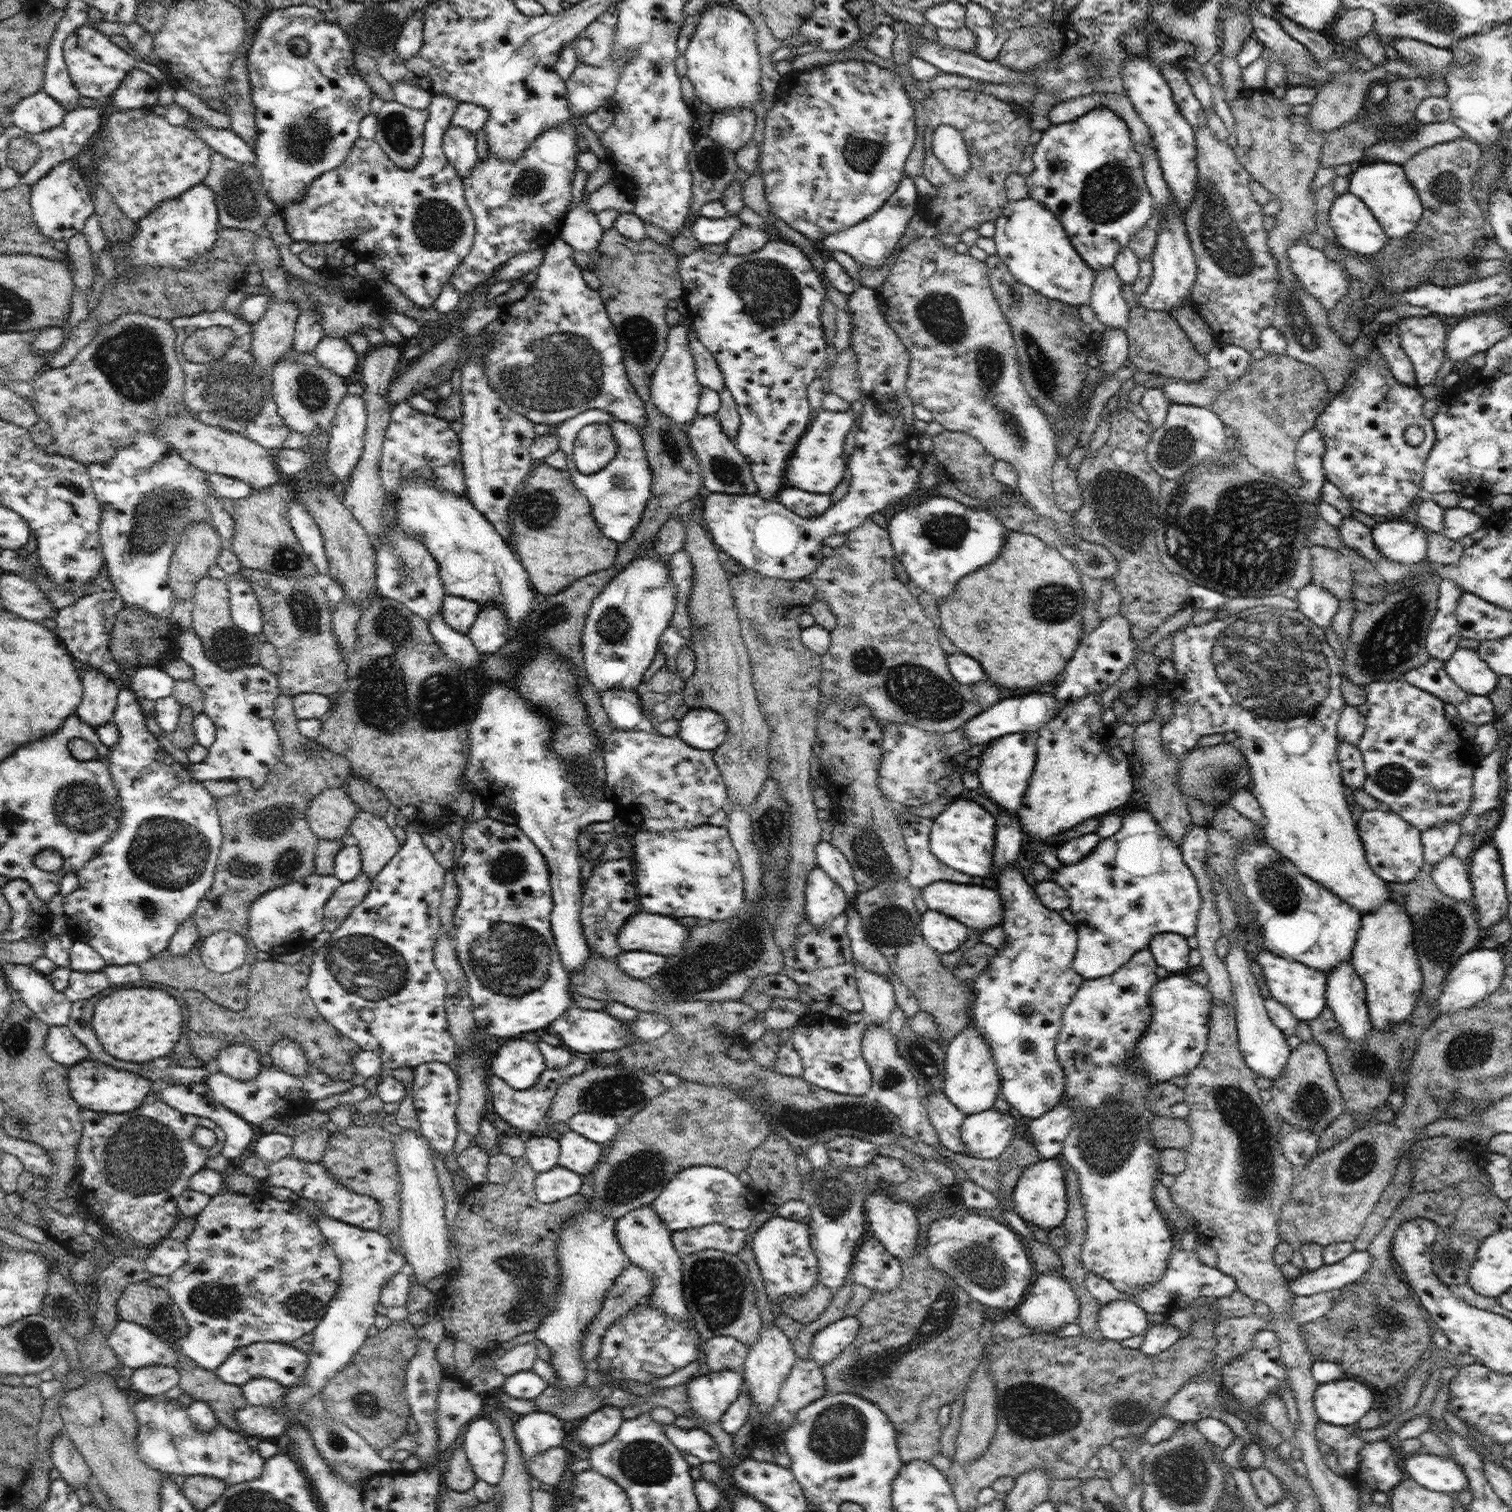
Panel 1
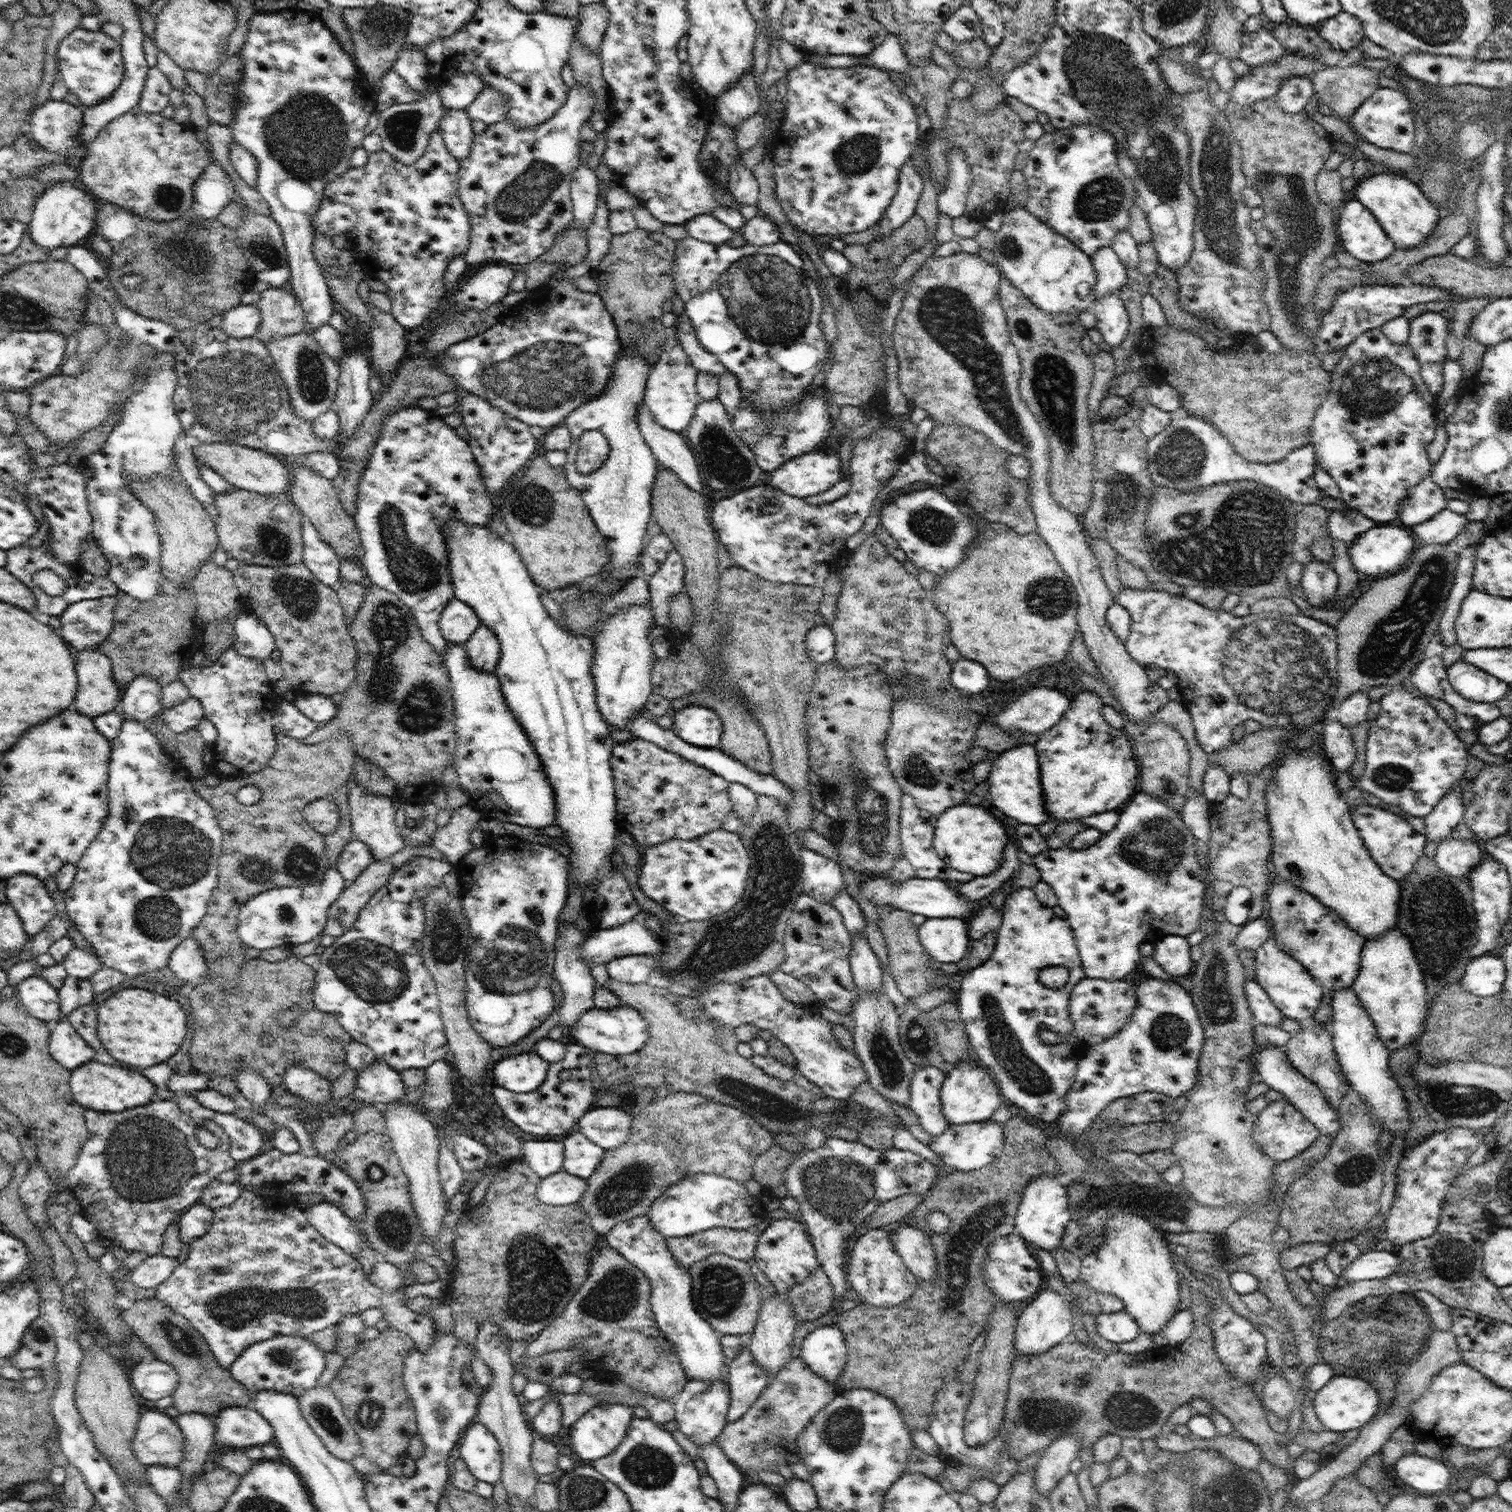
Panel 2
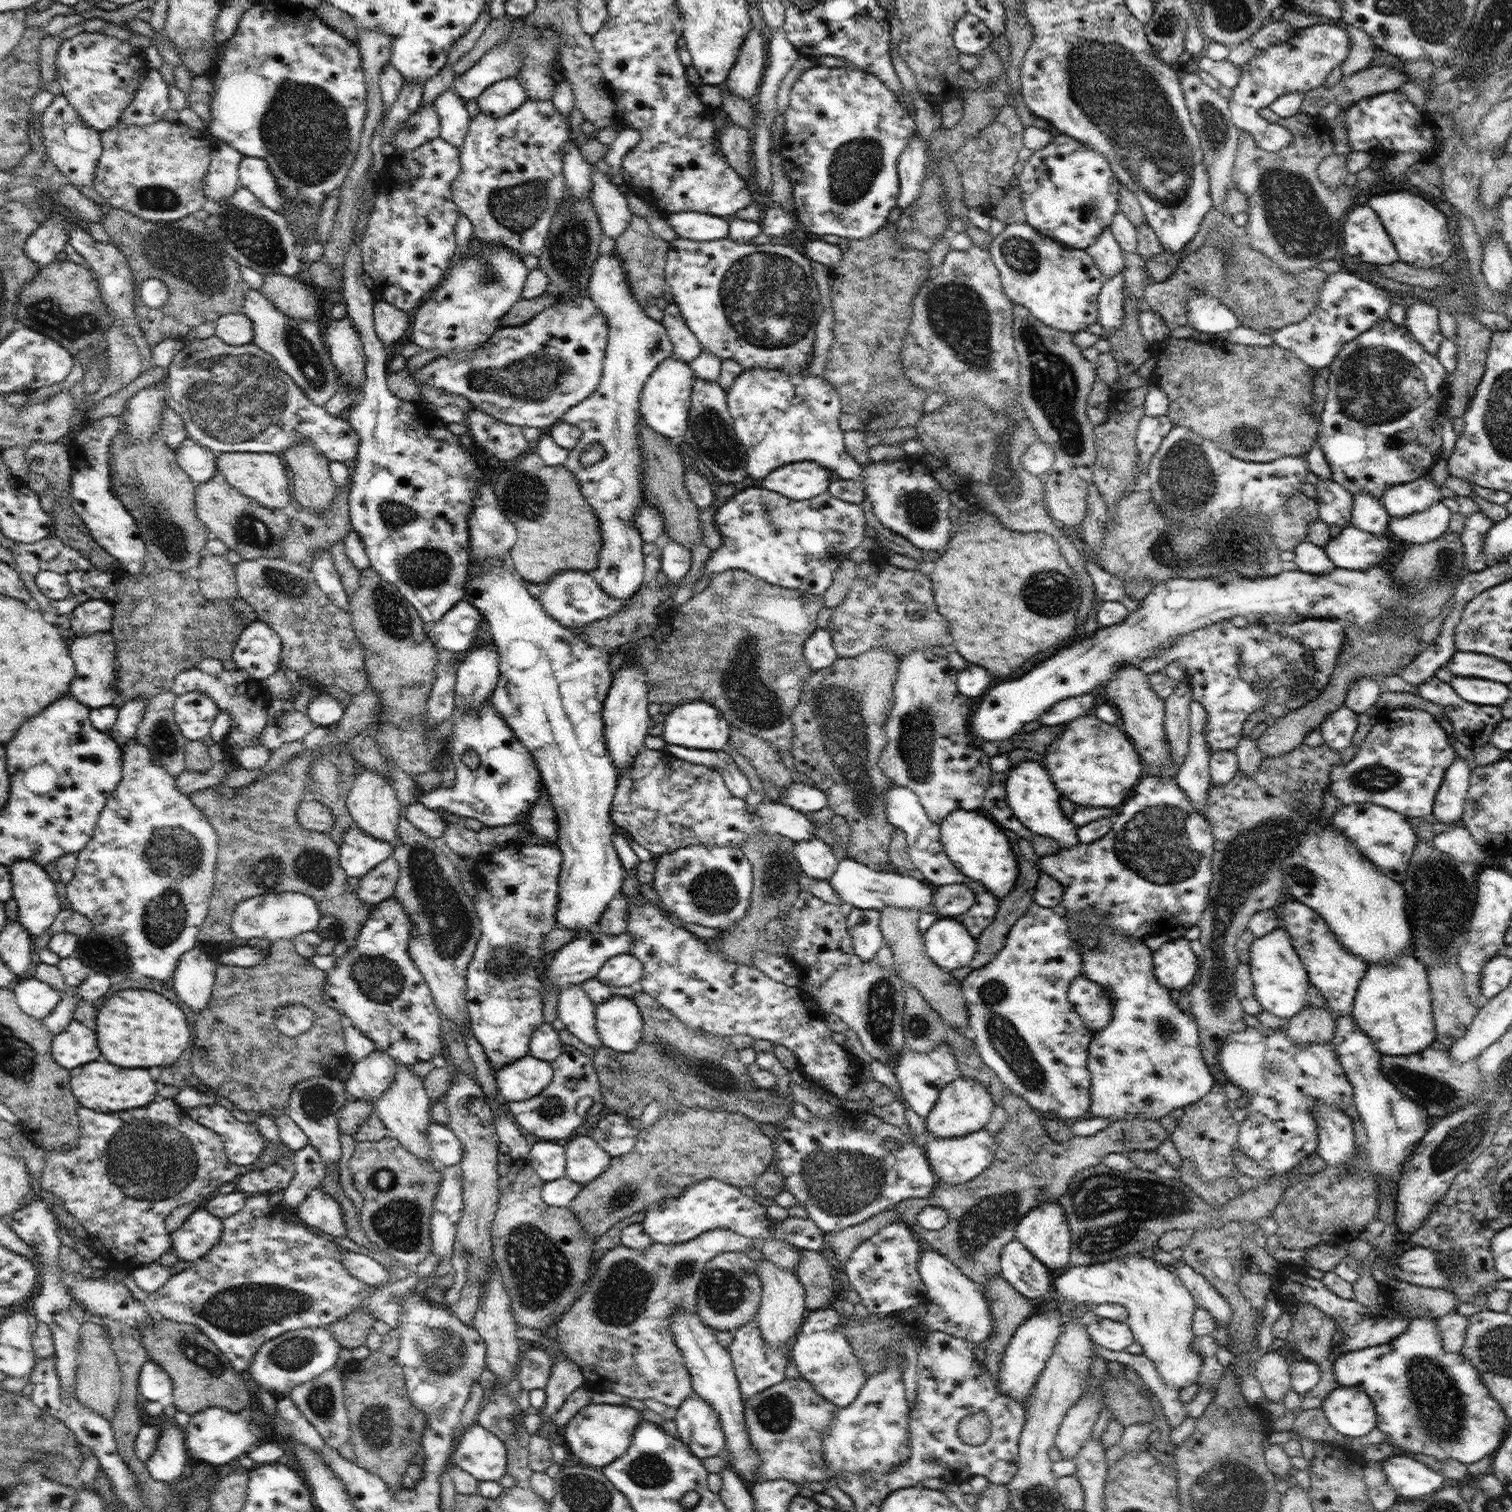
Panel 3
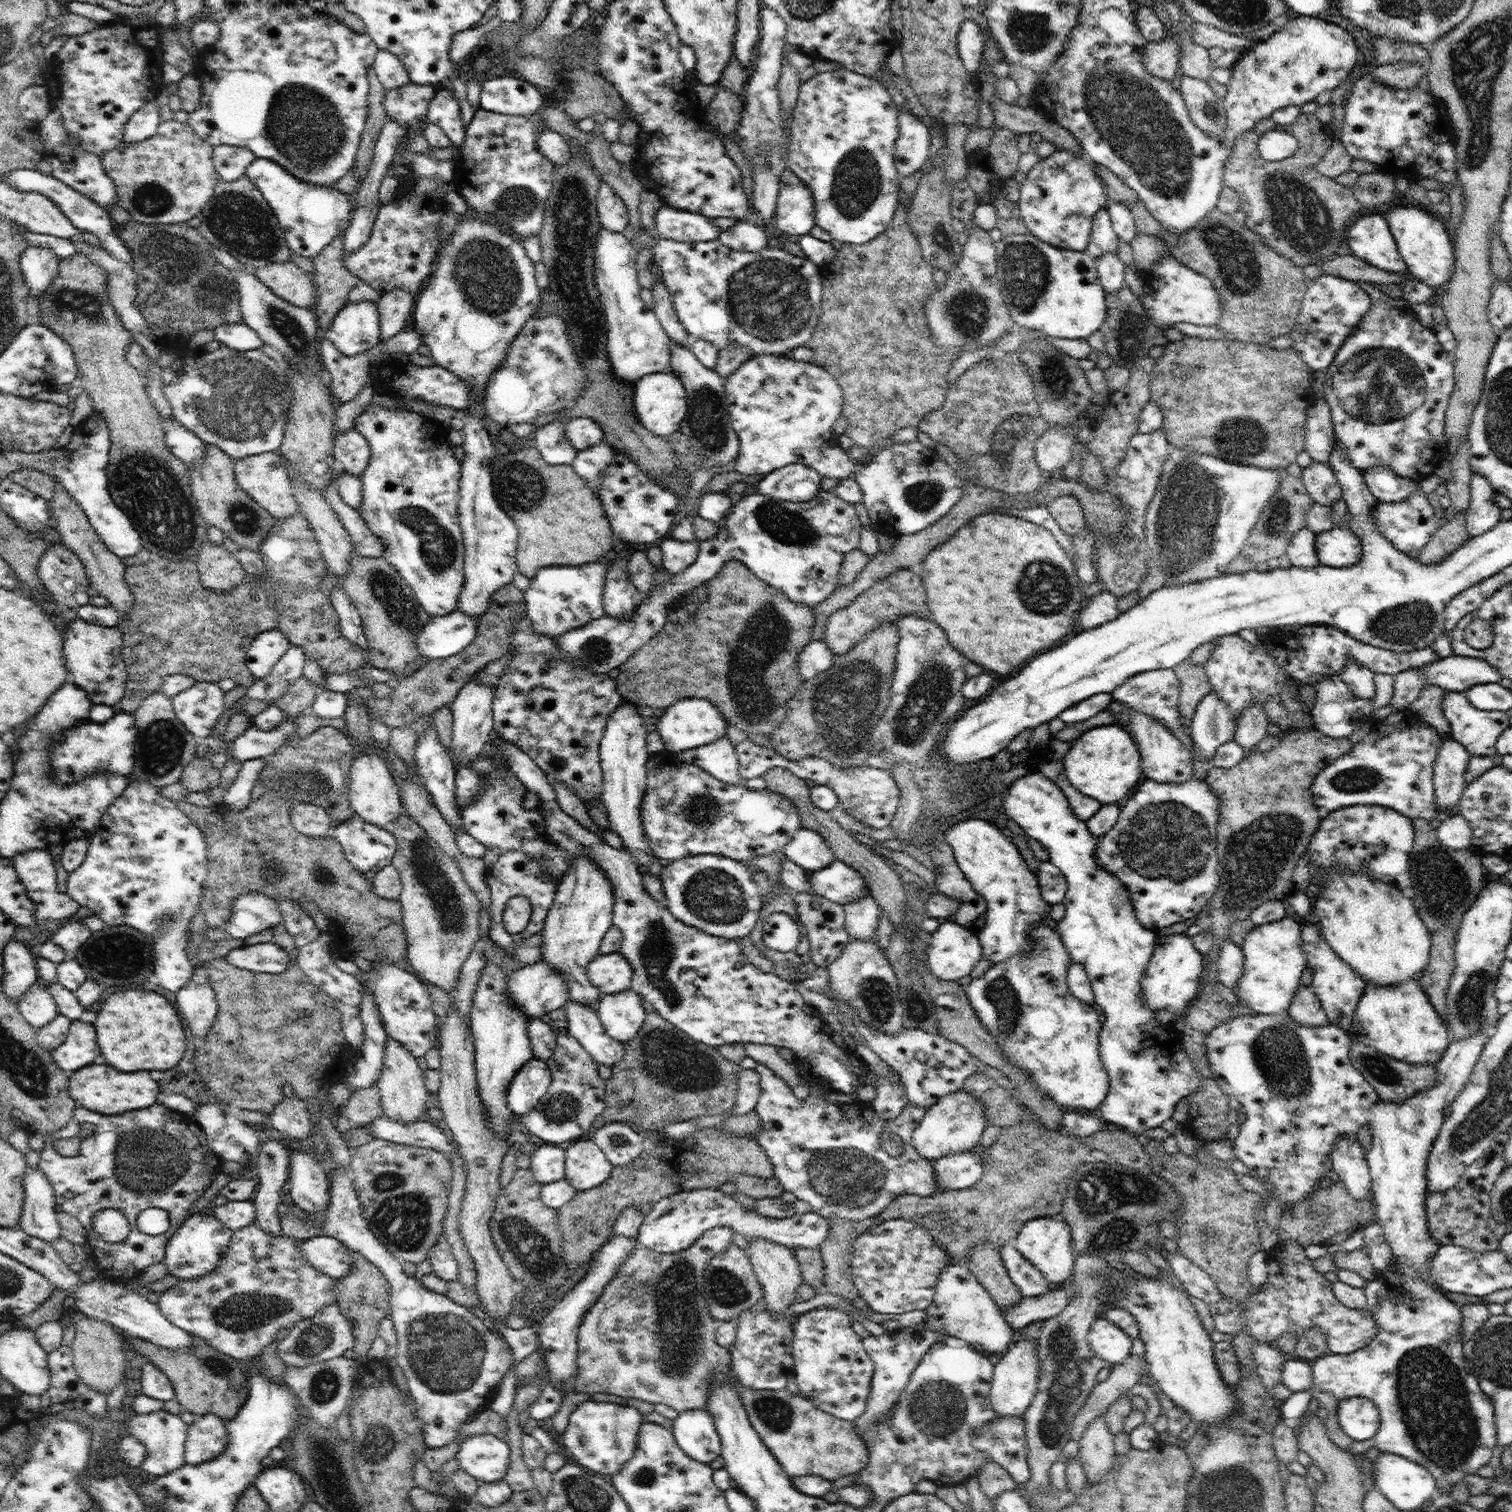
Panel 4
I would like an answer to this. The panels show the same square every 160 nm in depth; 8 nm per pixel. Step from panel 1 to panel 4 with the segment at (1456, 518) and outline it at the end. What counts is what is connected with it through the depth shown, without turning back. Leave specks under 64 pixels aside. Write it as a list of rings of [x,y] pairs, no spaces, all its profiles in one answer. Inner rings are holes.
[[[1421,487],[1410,493],[1410,496],[1400,504],[1378,501],[1371,518],[1377,524],[1377,529],[1393,544],[1396,550],[1411,556],[1416,555],[1428,544],[1430,537],[1443,523],[1434,517],[1434,508],[1429,504],[1427,494],[1422,491]]]

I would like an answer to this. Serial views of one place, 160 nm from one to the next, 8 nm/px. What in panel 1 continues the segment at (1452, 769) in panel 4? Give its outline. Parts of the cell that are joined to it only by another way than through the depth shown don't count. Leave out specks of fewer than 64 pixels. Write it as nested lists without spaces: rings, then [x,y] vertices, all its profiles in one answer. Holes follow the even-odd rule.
[[[1458,821],[1421,831],[1424,860],[1435,867],[1442,859],[1446,859],[1452,854],[1461,833],[1461,824]]]

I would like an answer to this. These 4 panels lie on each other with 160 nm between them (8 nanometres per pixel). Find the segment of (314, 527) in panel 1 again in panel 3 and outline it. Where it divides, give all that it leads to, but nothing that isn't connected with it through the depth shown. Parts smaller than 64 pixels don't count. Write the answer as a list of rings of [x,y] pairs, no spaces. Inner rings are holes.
[[[321,548],[321,550],[317,550],[313,554],[309,569],[320,590],[327,598],[338,608],[348,609],[349,611],[349,594],[345,591],[340,575],[334,568],[331,552],[329,552],[328,548]]]

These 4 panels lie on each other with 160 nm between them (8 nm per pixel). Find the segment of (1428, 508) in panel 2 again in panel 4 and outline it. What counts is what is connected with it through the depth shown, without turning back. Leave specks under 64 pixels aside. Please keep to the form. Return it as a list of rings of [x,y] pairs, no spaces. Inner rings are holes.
[[[1376,465],[1363,472],[1369,491],[1377,501],[1388,504],[1404,502],[1420,484],[1416,480],[1402,478],[1385,466]]]

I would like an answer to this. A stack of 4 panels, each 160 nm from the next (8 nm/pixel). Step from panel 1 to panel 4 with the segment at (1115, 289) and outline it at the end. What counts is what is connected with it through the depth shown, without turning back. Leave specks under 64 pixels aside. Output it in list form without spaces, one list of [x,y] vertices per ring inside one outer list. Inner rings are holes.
[[[1104,207],[1100,209],[1093,218],[1092,236],[1086,248],[1086,255],[1097,260],[1108,252],[1117,252],[1118,238],[1111,224],[1109,210]]]

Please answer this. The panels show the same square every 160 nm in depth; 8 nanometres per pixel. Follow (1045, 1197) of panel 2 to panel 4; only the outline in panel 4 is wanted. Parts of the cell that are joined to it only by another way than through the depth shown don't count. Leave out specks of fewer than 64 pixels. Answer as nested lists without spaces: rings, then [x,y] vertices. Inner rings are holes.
[[[1045,1217],[1028,1221],[1013,1241],[1022,1257],[1038,1269],[1047,1282],[1064,1284],[1073,1276],[1075,1255],[1070,1227],[1060,1217]]]

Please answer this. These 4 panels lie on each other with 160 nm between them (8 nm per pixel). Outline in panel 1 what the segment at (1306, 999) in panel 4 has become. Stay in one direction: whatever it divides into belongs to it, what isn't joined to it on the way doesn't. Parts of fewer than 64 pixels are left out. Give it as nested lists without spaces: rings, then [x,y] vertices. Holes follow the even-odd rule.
[[[1314,1038],[1310,1039],[1308,1042],[1301,1041],[1301,1043],[1291,1051],[1286,1068],[1279,1078],[1272,1080],[1270,1090],[1272,1099],[1269,1105],[1280,1118],[1287,1120],[1297,1129],[1315,1132],[1318,1136],[1328,1128],[1328,1125],[1333,1120],[1336,1120],[1336,1118],[1345,1111],[1343,1098],[1336,1077],[1332,1072],[1328,1053]]]

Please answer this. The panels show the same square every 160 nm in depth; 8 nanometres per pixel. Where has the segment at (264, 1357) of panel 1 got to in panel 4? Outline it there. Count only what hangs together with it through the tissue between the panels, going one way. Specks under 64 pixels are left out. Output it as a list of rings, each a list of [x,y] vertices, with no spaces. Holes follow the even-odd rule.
[[[340,1305],[321,1310],[314,1318],[310,1320],[300,1320],[292,1329],[289,1330],[286,1337],[278,1340],[278,1356],[284,1362],[285,1368],[290,1366],[303,1367],[323,1360],[334,1359],[343,1356],[346,1350],[354,1346],[354,1334],[352,1334],[352,1324],[346,1318]]]

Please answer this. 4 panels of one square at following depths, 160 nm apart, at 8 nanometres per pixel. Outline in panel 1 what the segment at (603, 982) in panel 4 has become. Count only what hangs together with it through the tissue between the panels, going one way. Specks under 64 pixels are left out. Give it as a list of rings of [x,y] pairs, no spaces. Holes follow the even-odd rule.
[[[640,950],[620,951],[614,959],[628,976],[643,981],[662,970],[668,962],[666,956]]]

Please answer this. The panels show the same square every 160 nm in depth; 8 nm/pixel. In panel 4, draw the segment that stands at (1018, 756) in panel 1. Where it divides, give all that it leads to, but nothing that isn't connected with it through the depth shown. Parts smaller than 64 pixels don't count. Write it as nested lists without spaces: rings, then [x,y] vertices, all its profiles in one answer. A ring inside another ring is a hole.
[[[1028,773],[1009,786],[1003,798],[1003,807],[1010,822],[1017,822],[1025,834],[1028,834],[1028,838],[1034,838],[1042,844],[1050,855],[1049,861],[1063,872],[1067,880],[1067,893],[1062,901],[1065,915],[1057,922],[1057,933],[1070,953],[1072,962],[1080,963],[1086,969],[1095,1001],[1106,1016],[1102,1020],[1103,1027],[1099,1036],[1099,1055],[1108,1071],[1110,1088],[1096,1113],[1105,1120],[1106,1126],[1127,1128],[1129,1132],[1146,1132],[1156,1128],[1172,1118],[1176,1104],[1182,1098],[1188,1098],[1194,1091],[1199,1091],[1202,1082],[1202,1077],[1195,1071],[1194,1063],[1183,1050],[1182,1033],[1172,1023],[1159,1024],[1155,1020],[1156,1010],[1144,1006],[1141,999],[1142,977],[1159,935],[1144,927],[1138,920],[1126,885],[1094,858],[1098,845],[1097,836],[1088,830],[1087,821],[1080,820],[1070,810],[1066,796],[1056,783],[1040,773]]]

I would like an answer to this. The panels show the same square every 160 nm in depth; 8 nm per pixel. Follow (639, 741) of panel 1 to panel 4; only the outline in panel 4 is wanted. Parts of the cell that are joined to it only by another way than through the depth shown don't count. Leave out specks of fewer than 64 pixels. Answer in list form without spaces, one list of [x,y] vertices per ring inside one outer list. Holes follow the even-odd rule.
[[[656,754],[650,755],[648,760],[641,819],[650,850],[663,863],[702,854],[722,855],[749,863],[756,856],[781,851],[803,827],[794,803],[777,792],[748,790],[743,783],[740,786],[726,784],[695,764],[665,759]]]

